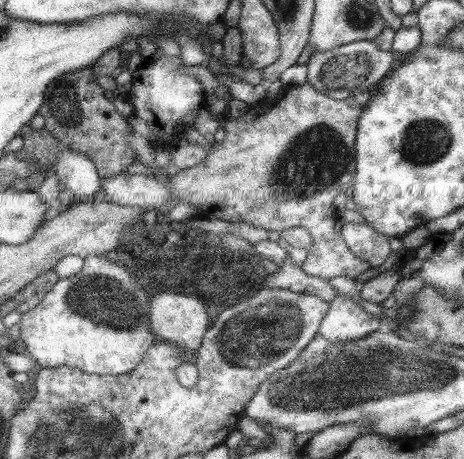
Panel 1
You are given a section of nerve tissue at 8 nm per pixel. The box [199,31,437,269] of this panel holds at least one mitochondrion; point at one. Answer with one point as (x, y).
(309, 167)

